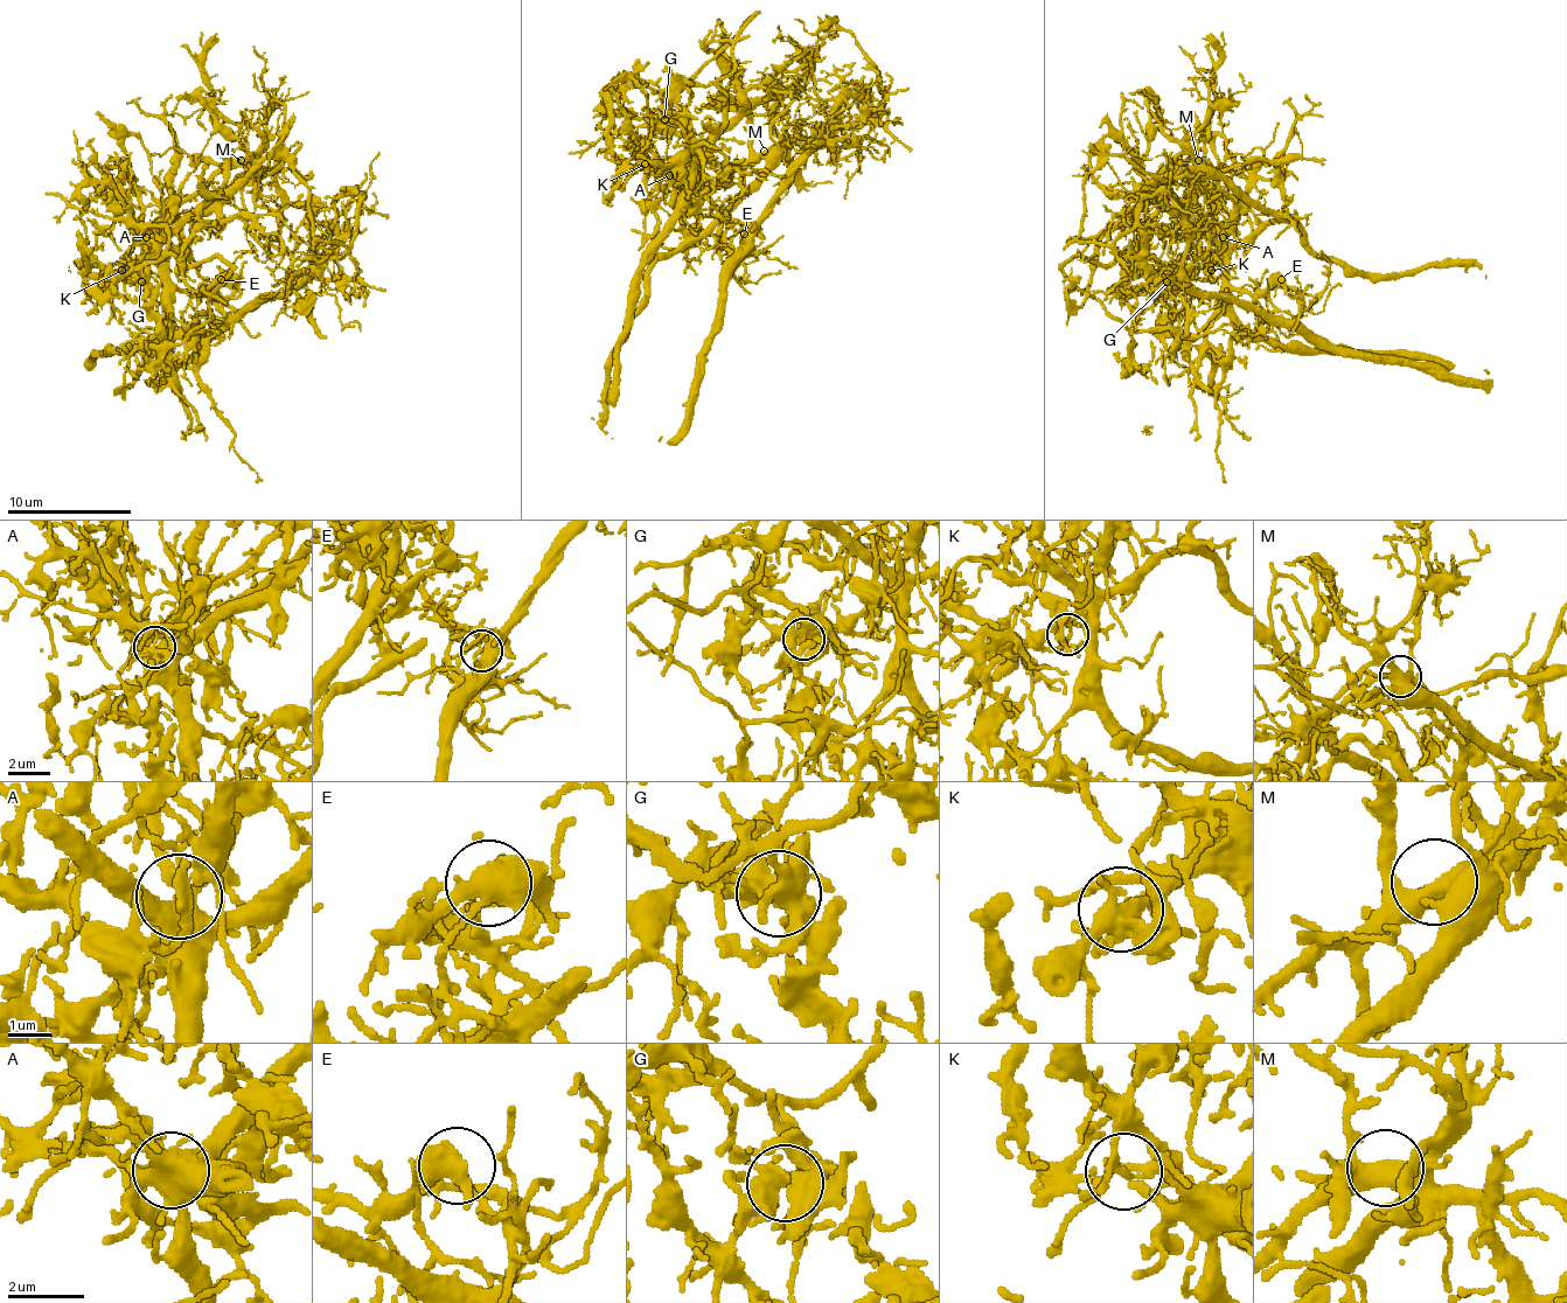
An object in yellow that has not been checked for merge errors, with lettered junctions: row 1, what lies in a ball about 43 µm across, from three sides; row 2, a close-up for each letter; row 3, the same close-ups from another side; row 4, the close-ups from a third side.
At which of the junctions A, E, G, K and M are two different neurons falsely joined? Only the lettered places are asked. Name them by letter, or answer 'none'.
A, E, K

